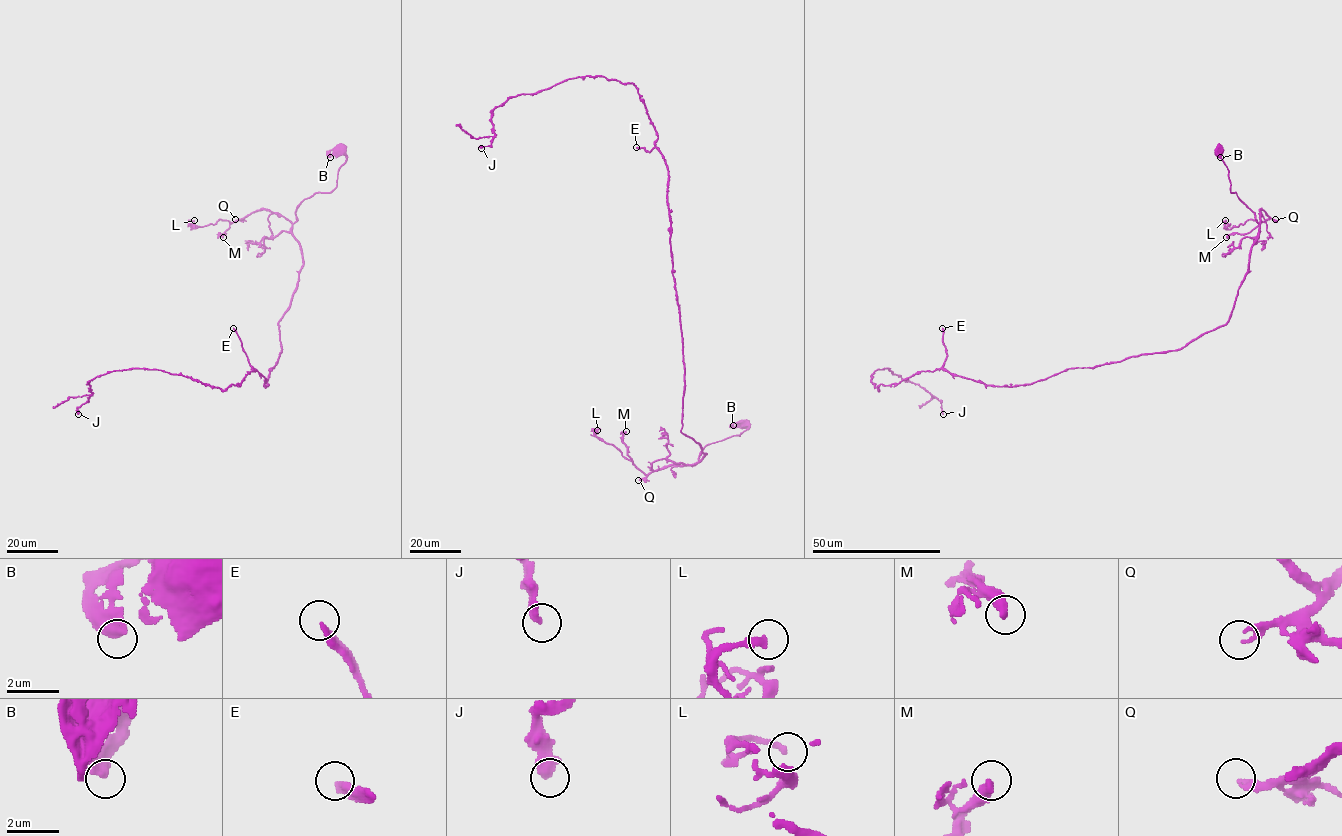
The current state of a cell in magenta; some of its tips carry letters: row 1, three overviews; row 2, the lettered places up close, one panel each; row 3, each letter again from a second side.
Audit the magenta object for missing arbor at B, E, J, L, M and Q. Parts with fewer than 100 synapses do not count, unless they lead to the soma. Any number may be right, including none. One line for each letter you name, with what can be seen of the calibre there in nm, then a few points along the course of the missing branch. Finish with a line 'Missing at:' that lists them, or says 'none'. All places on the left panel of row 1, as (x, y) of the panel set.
E: 260 nm thick; missing branch runs (233, 328), (217, 271), (190, 248), (197, 169), (186, 151), (163, 151), (170, 133), (189, 133), (186, 144)
Missing at: E

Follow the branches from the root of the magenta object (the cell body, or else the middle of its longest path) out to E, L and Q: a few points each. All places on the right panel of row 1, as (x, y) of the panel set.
E: (1218, 148), (1231, 191), (1259, 224), (1225, 324), (1174, 350), (1013, 386), (950, 374), (942, 367), (942, 328)
L: (1218, 148), (1231, 191), (1258, 223), (1261, 210), (1269, 217), (1230, 229), (1225, 220)
Q: (1218, 148), (1228, 170), (1231, 191), (1235, 192), (1254, 213), (1258, 223), (1261, 210), (1275, 219)

